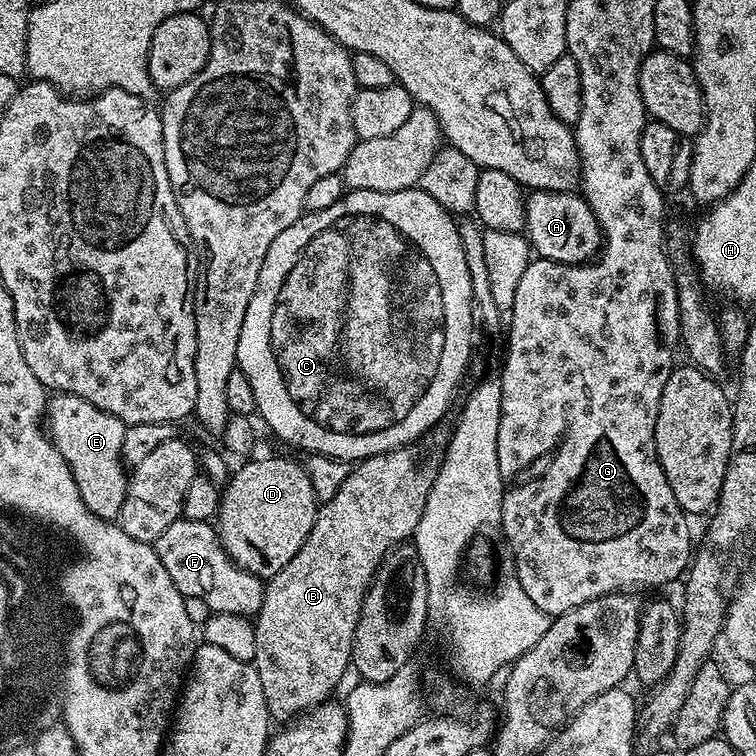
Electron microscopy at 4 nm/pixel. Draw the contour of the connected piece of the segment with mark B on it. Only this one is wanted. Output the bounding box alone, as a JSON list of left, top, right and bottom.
[254,446,433,721]

